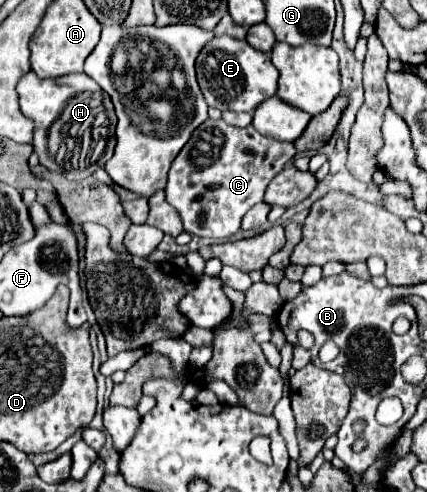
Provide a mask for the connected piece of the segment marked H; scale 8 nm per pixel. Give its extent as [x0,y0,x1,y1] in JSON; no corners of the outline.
[17,71,117,181]

